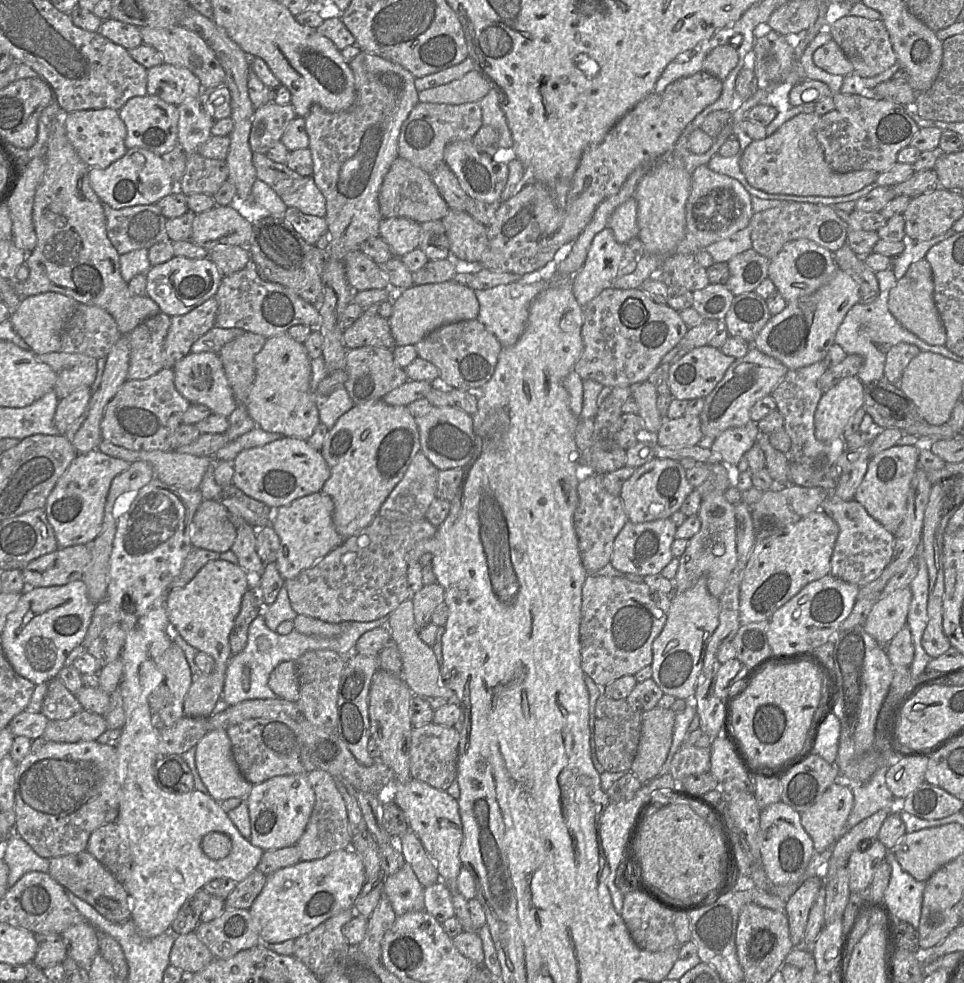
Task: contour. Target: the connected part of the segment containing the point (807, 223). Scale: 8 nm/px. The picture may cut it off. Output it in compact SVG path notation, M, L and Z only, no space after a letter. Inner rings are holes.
M784 201L780 206L754 212L749 222L753 249L768 260L773 259L791 241L808 239L832 253L847 243L848 224L830 206Z

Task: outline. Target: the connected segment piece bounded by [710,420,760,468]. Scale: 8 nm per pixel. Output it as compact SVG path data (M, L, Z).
M752 420L741 427L732 427L722 432L710 448L721 457L721 462L729 468L736 468L741 458L757 442L760 432Z

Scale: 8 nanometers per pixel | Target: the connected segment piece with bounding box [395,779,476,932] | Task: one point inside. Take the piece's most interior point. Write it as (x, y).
(433, 815)

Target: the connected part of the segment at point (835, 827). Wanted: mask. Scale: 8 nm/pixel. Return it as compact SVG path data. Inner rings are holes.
M833 783L817 803L801 813L801 824L810 835L816 852L824 852L848 831L847 820L853 805L849 784Z

